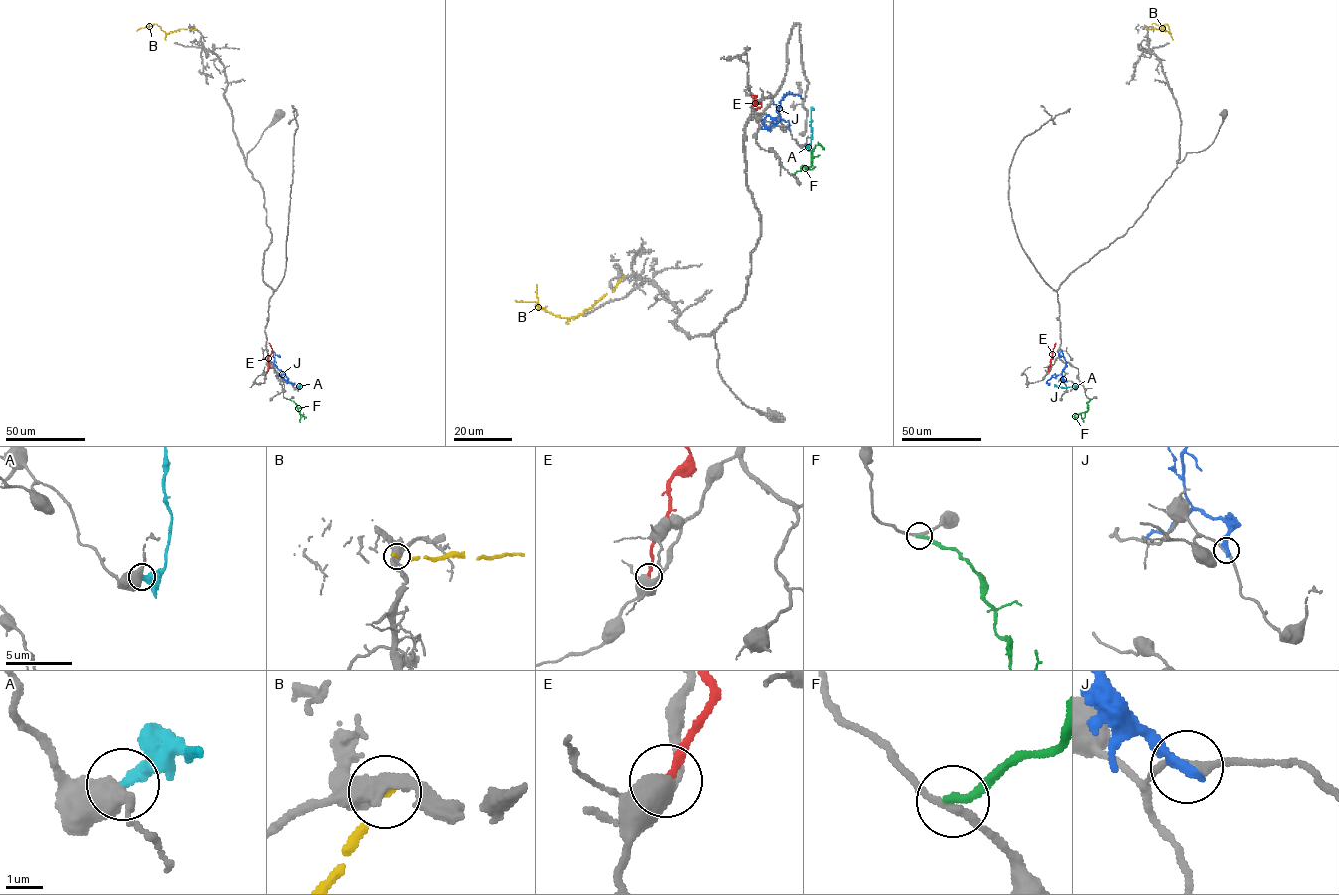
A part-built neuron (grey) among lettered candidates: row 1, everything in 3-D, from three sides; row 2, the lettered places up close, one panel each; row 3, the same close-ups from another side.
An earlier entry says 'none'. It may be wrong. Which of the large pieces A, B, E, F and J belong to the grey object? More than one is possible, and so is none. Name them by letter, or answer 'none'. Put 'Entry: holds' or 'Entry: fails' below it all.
F
Entry: fails

